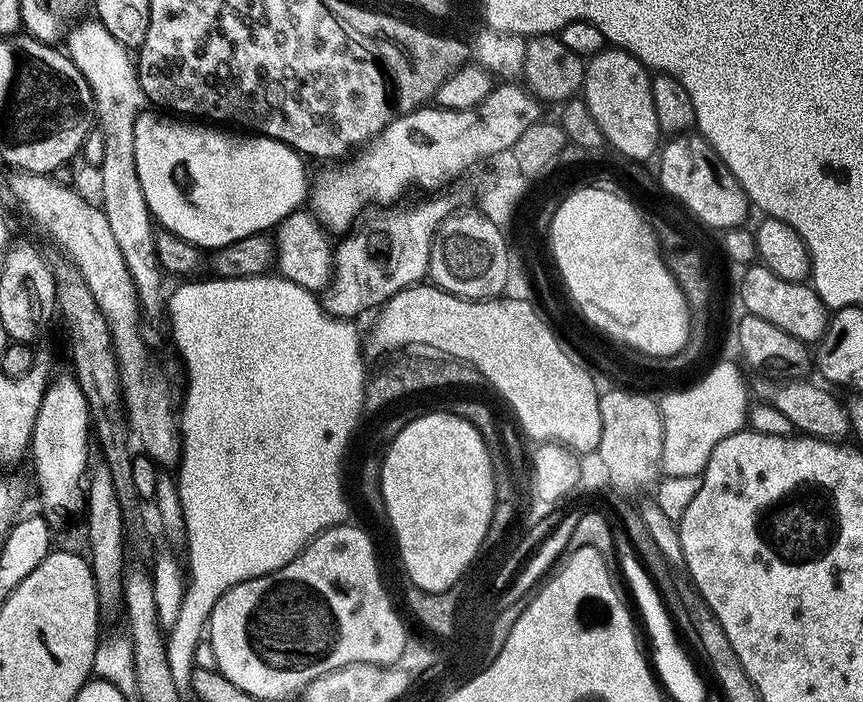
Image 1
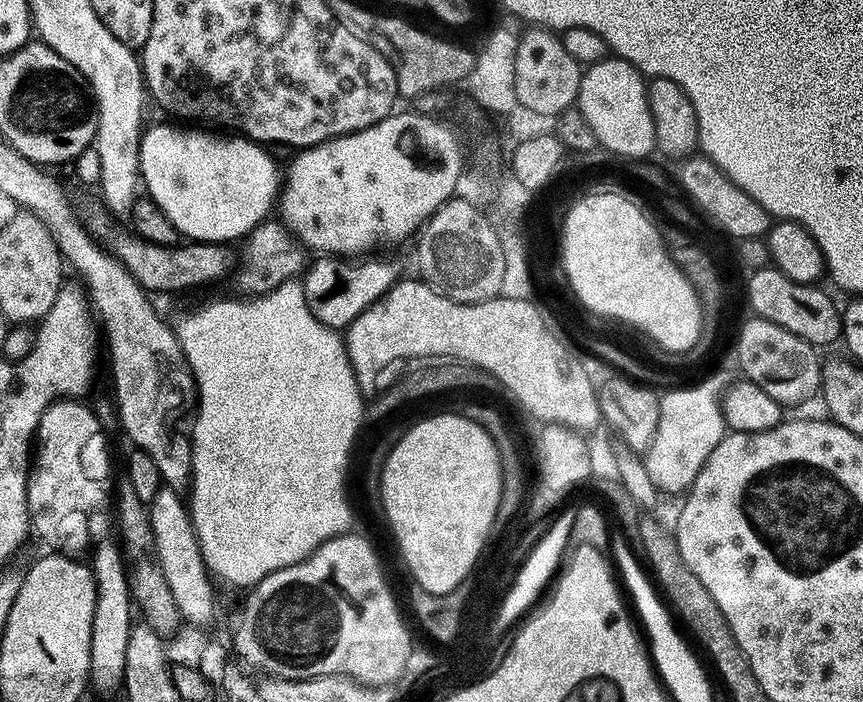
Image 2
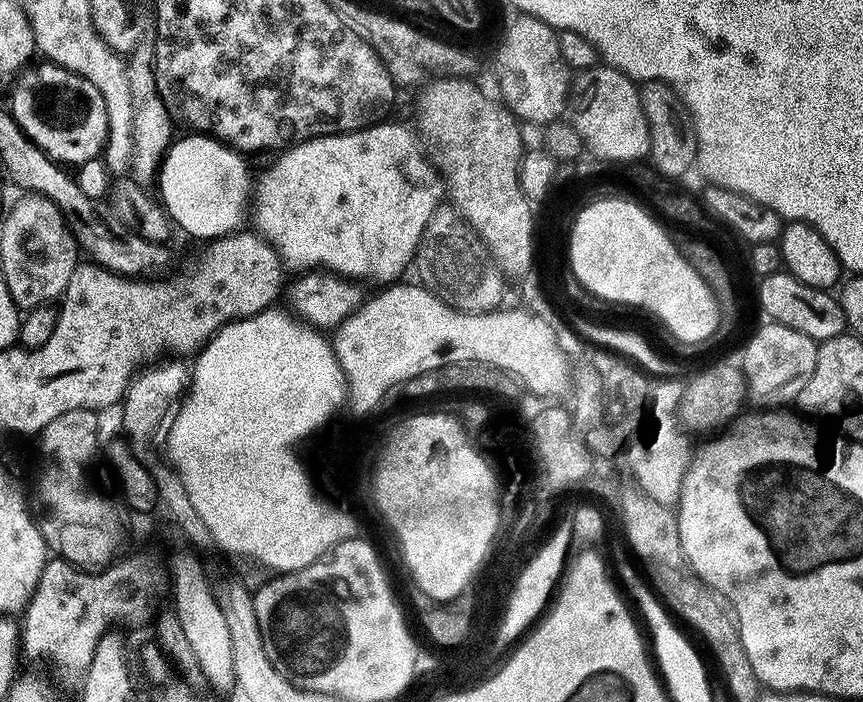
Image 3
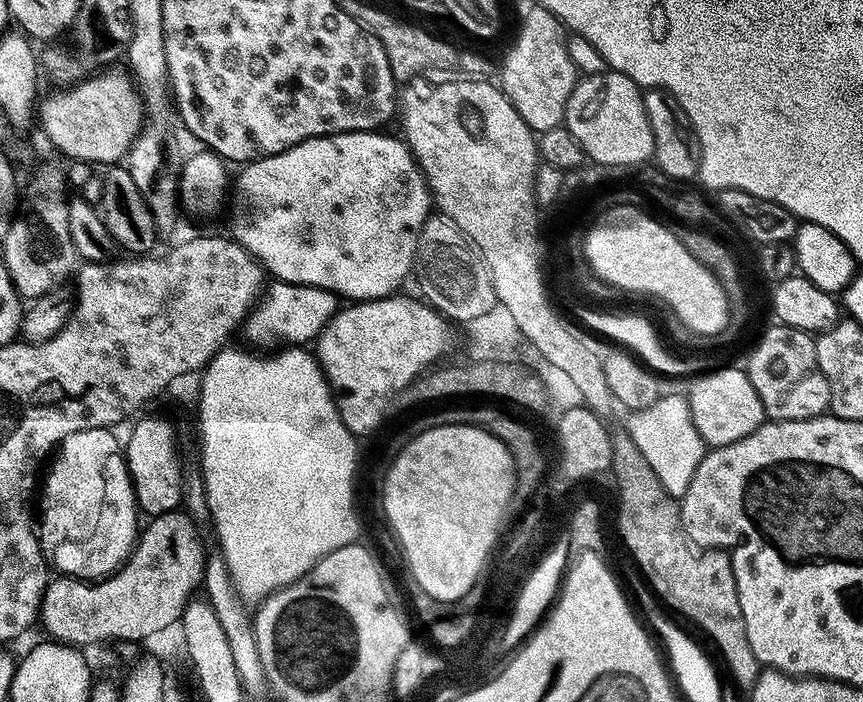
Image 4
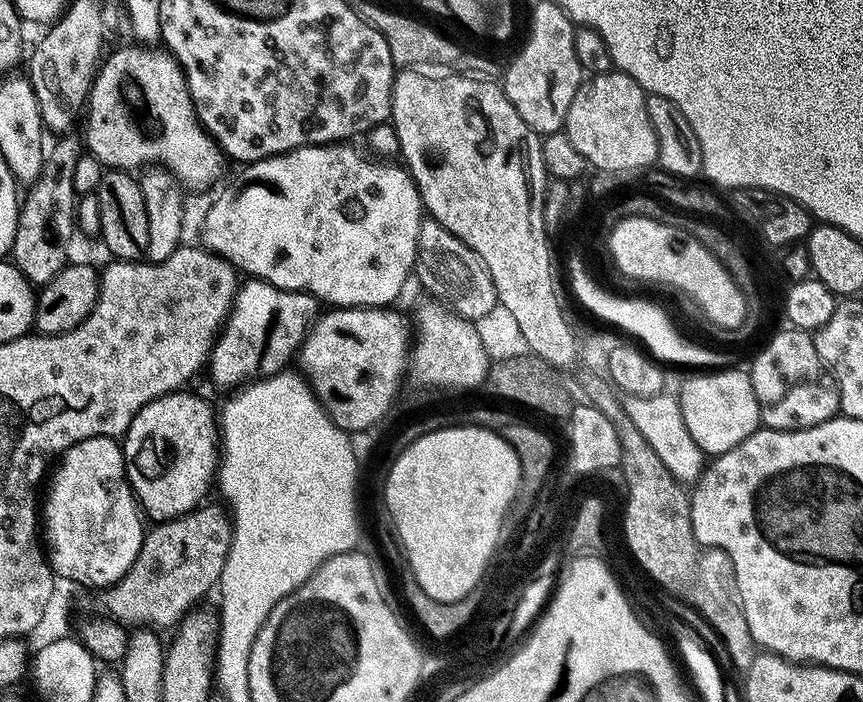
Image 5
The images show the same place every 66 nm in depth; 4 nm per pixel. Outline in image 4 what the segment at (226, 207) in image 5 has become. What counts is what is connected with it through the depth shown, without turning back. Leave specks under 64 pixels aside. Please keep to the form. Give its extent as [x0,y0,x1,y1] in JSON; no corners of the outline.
[227,130,433,302]

